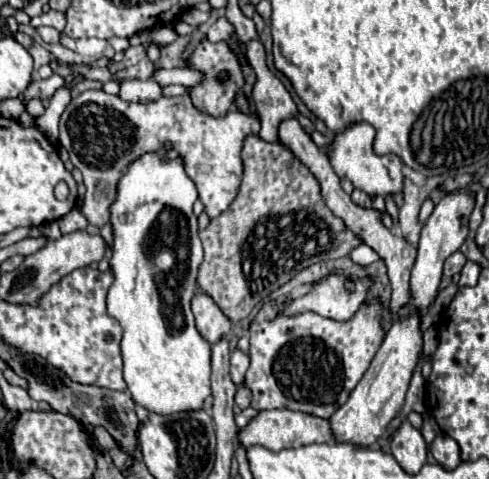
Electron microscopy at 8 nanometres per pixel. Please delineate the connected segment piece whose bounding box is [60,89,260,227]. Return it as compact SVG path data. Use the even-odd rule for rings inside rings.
M90 89L80 93L62 113L60 117L60 145L70 153L70 161L74 167L82 171L84 185L86 185L86 197L82 205L82 213L88 219L88 223L102 227L110 219L110 205L116 199L118 181L128 171L128 167L140 159L146 153L154 153L162 149L166 143L170 143L170 149L166 151L164 159L176 159L180 157L186 169L186 175L194 181L198 189L198 199L204 203L204 211L208 217L216 217L224 213L232 199L236 197L236 191L240 187L240 175L242 175L242 159L240 159L240 147L246 135L258 133L260 123L244 115L240 111L230 111L224 119L216 119L212 115L204 115L196 111L188 95L182 97L160 97L150 103L128 103L122 101L118 95L108 95L102 89Z

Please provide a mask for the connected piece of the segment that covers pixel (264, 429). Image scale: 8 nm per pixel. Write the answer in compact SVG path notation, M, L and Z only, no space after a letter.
M274 409L274 411L258 411L258 415L238 431L238 445L242 449L250 449L254 445L266 447L270 451L282 451L282 449L292 449L292 447L302 447L302 445L312 445L312 443L330 443L332 431L328 427L326 419L314 417L314 415L304 415L300 411L290 411L290 409Z

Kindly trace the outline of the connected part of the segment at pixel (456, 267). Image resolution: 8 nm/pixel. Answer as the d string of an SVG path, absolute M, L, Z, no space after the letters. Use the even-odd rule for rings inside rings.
M460 251L452 253L444 263L444 277L456 277L462 271L464 263L466 263L466 257Z

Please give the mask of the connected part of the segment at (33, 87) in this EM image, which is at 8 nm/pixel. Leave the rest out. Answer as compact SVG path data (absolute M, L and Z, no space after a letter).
M56 73L50 79L36 79L36 81L30 83L28 91L24 91L22 103L28 105L30 99L40 99L40 101L50 99L62 85L64 85L64 79L60 75L56 75Z

